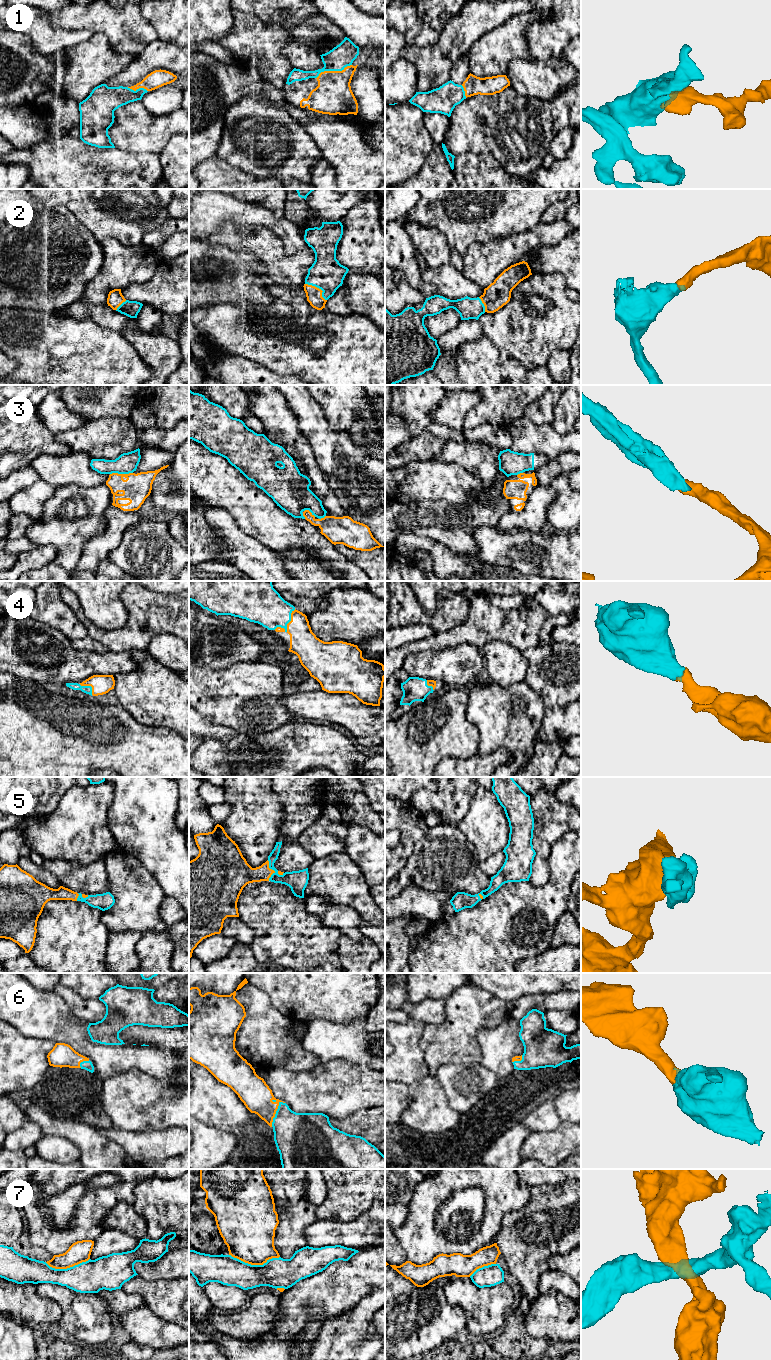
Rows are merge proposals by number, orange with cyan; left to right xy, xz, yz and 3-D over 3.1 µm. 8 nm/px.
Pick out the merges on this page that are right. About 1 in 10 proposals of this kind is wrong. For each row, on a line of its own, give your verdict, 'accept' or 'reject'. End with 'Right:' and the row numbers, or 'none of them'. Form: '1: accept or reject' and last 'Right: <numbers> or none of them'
1: accept
2: accept
3: reject
4: accept
5: accept
6: accept
7: reject
Right: 1, 2, 4, 5, 6

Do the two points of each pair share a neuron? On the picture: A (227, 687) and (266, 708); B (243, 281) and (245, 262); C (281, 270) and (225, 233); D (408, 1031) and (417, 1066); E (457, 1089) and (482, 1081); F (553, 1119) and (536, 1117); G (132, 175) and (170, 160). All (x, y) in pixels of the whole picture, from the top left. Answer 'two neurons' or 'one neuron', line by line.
A: one neuron
B: two neurons
C: one neuron
D: one neuron
E: one neuron
F: one neuron
G: two neurons

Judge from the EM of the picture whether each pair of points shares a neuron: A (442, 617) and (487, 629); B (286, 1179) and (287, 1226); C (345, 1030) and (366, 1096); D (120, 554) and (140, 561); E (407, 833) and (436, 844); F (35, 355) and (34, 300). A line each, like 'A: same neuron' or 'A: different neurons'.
A: different neurons
B: same neuron
C: different neurons
D: same neuron
E: different neurons
F: different neurons

